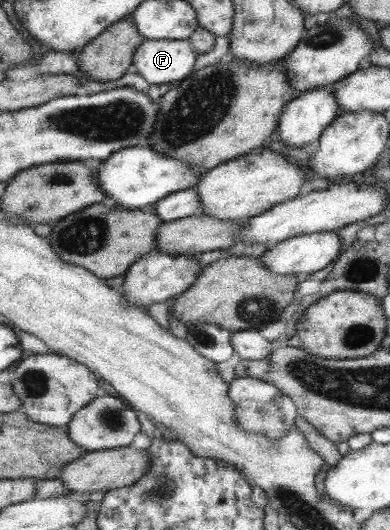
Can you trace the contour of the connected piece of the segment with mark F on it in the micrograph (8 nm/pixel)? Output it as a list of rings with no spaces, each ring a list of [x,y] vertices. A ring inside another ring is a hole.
[[[144,39],[133,52],[131,67],[147,84],[167,84],[183,80],[195,62],[195,52],[189,39]]]

